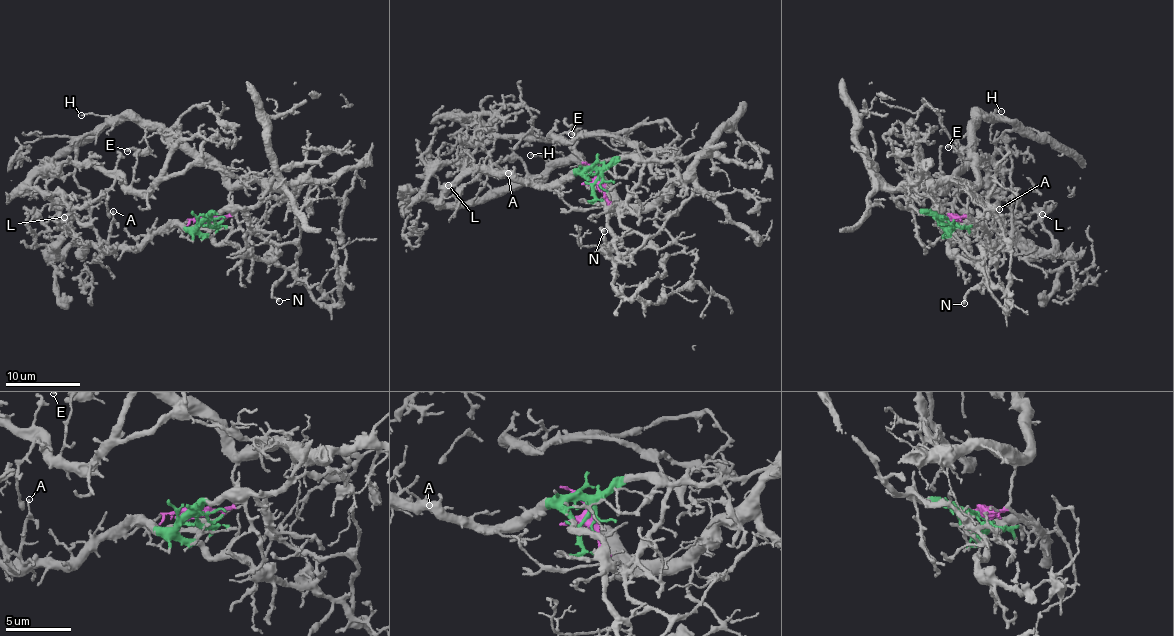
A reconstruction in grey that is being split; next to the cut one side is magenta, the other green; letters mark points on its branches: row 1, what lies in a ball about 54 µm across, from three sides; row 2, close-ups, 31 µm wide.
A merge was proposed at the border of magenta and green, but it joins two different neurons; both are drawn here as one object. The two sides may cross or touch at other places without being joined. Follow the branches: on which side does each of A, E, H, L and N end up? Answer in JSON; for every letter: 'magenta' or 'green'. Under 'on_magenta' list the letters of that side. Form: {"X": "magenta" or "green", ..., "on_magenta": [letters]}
{"A": "green", "E": "magenta", "H": "magenta", "L": "green", "N": "green", "on_magenta": ["E", "H"]}

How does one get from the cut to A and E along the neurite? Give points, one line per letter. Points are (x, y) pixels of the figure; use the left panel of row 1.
A: (206, 220), (195, 227), (159, 226), (133, 246), (110, 246), (108, 231), (113, 210)
E: (206, 218), (222, 217), (229, 210), (229, 187), (222, 172), (151, 130), (145, 132), (148, 150), (127, 151)

